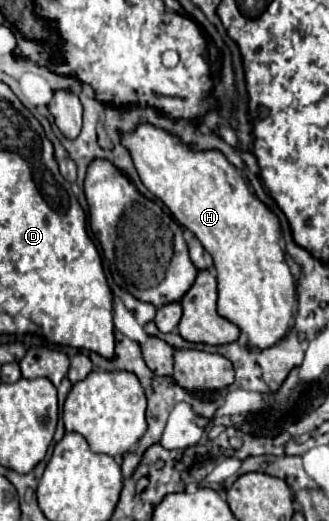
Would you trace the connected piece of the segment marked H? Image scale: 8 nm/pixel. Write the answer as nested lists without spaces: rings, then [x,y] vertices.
[[[138,124],[132,132],[120,132],[122,146],[130,152],[144,186],[160,198],[172,216],[202,242],[214,260],[218,280],[218,314],[242,328],[254,348],[270,348],[280,342],[290,330],[296,310],[296,282],[284,260],[280,246],[278,218],[254,196],[242,178],[242,172],[232,166],[220,150],[194,150],[186,146],[180,136],[166,132],[154,124]]]

